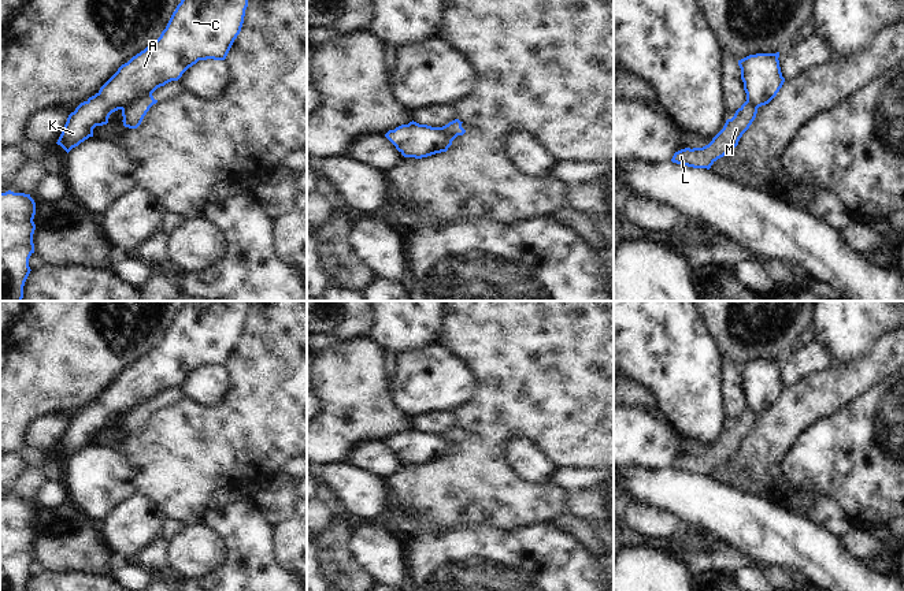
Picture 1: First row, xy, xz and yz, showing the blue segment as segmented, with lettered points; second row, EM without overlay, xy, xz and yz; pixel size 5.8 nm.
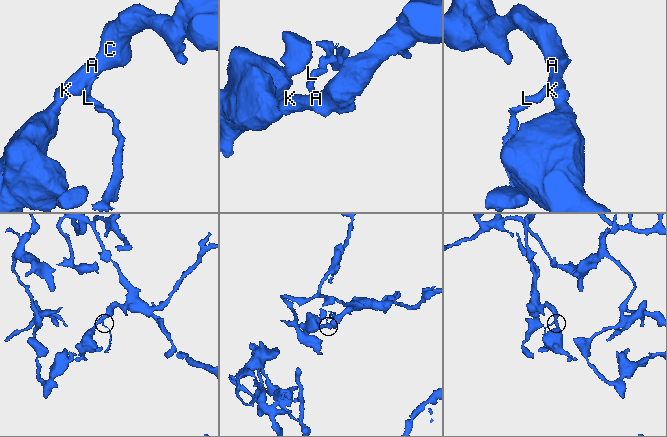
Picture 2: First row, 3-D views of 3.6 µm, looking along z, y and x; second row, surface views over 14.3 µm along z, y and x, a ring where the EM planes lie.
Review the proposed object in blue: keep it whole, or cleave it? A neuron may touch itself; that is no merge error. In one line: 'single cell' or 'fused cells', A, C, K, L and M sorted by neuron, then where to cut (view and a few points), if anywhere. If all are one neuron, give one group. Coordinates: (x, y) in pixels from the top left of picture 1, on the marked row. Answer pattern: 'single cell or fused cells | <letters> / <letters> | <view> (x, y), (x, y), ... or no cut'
fused cells | A C K / L M | xy (151, 92), (130, 101), (122, 110)

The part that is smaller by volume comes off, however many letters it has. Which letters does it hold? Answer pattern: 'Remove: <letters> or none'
Remove: L, M

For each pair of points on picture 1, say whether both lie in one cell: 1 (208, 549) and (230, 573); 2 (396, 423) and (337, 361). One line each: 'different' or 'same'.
1: different
2: same

